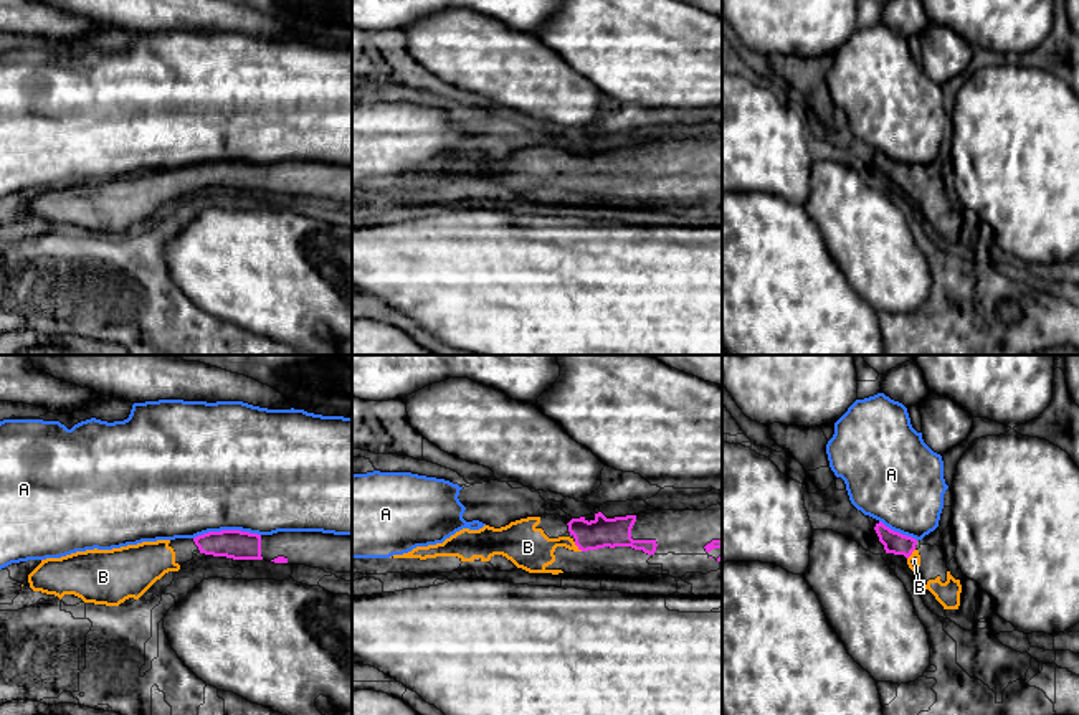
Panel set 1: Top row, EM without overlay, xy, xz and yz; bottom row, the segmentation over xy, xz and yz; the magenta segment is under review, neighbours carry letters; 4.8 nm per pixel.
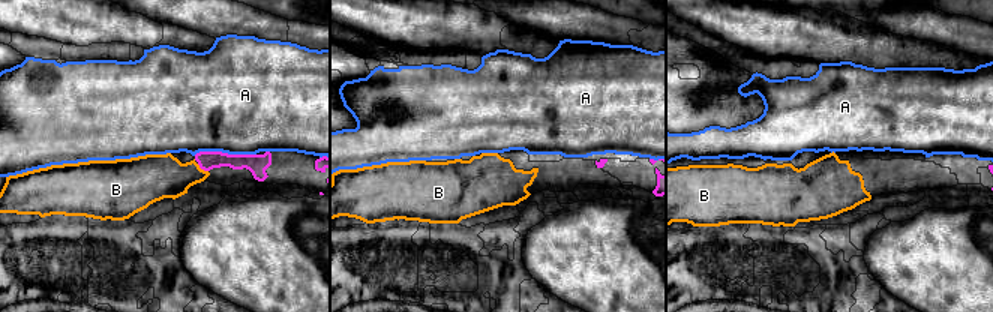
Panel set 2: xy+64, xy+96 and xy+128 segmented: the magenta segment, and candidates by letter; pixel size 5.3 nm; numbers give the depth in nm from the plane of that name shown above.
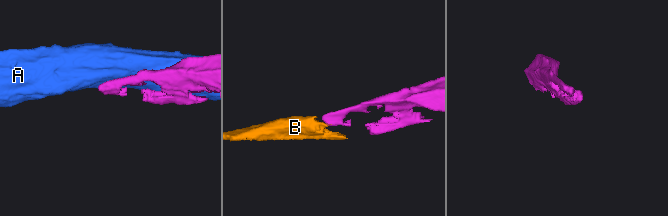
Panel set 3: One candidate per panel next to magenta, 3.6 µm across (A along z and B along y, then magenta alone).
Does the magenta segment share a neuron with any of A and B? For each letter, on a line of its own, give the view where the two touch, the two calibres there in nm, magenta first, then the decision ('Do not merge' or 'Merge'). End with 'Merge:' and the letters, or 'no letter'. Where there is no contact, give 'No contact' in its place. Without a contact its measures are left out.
A: Touches magenta in xy. Thickness 140 nm (magenta) against 500 nm. Do not merge
B: Touches magenta in xz. Thickness 150 nm (magenta) against 200 nm. Merge
Merge: B

